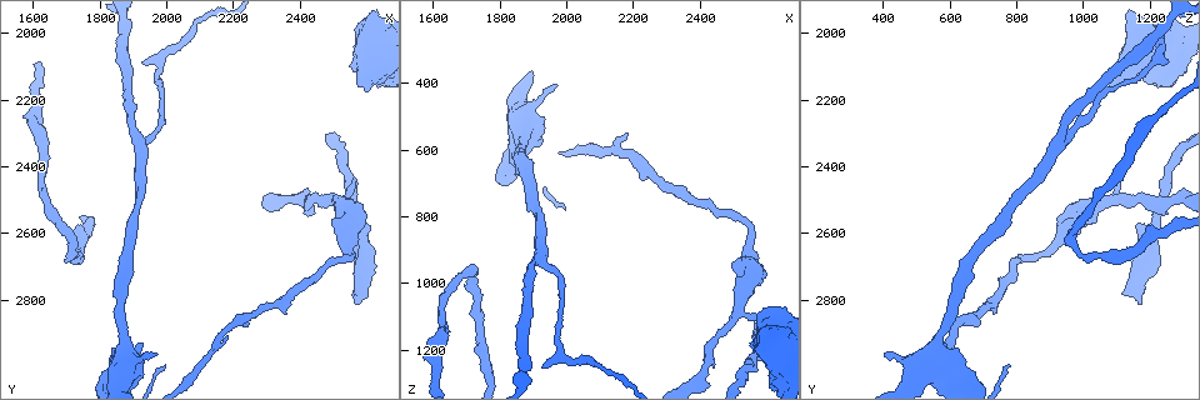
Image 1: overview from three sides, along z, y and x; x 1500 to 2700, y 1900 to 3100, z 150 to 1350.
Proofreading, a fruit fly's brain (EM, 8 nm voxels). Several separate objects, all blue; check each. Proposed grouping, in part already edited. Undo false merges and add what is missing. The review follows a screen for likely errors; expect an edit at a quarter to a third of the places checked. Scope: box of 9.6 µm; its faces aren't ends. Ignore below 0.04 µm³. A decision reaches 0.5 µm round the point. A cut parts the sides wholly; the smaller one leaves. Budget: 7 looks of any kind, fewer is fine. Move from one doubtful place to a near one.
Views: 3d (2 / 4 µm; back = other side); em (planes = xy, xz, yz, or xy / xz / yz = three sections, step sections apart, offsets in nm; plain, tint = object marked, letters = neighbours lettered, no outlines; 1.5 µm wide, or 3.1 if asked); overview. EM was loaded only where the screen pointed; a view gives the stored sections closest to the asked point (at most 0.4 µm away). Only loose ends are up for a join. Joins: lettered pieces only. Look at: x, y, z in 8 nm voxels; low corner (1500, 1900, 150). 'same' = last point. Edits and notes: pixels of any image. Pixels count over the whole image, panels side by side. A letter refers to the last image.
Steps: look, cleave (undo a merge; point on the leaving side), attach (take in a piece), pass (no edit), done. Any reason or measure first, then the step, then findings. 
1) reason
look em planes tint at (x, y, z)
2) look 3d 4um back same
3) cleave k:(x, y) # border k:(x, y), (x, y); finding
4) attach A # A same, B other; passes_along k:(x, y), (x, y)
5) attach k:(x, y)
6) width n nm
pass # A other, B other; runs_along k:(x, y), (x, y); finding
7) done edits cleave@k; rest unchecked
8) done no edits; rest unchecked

narrows sharply
look em planes tint at (1720, 2660, 1000)

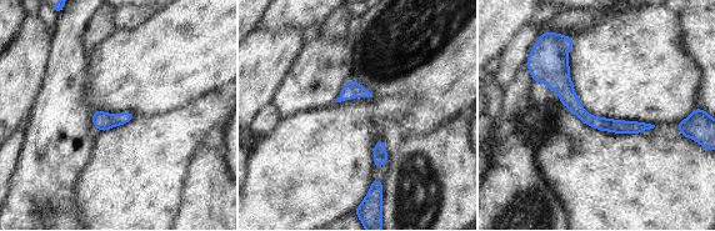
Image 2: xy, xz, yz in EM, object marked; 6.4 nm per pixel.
see the neighbours
look em planes letters same

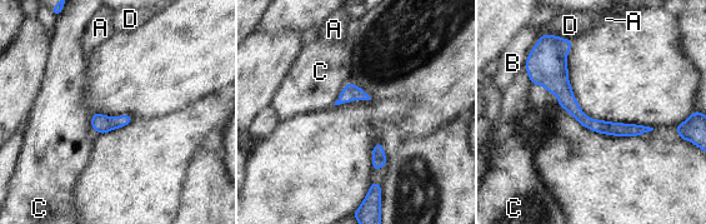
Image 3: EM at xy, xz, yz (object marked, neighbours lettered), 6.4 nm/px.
pass # A other, B other, C other, D other; border 3:(348, 81), (333, 104); one cell here

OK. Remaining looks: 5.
two arms in line, one across
look em xz step 4 tint at (1920, 2320, 930)

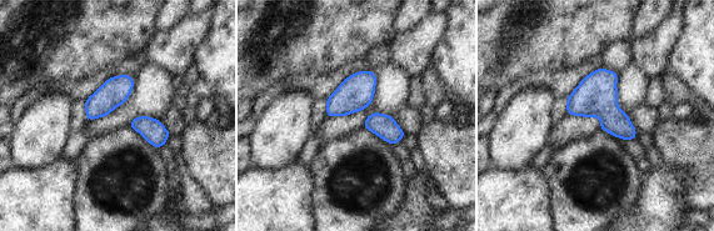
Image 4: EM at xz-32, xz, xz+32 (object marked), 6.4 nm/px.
look em planes letters same

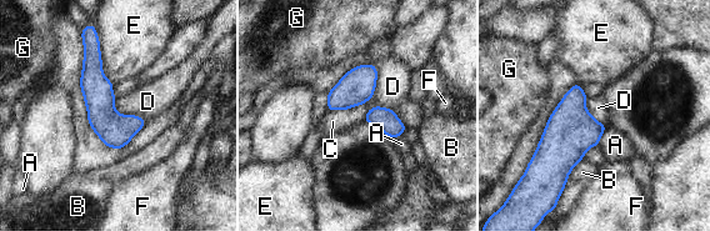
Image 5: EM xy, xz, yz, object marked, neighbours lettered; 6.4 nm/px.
longest_contact E 380 nm
pass # A other, B other, C other, D other, E other, F other, G other; border 5:(375, 65), (373, 96), (345, 110); all the same cell

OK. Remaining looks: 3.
calibre changes
look em xz step 4 tint at (2550, 2650, 880)

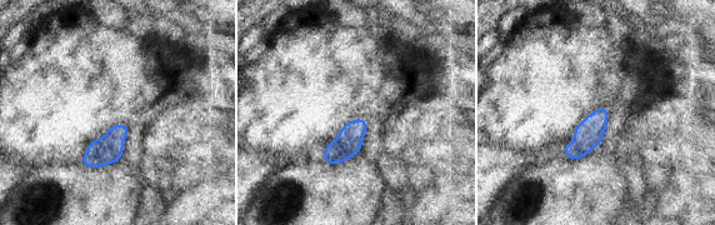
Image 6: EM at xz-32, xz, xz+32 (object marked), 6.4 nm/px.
another direction
look em planes letters same

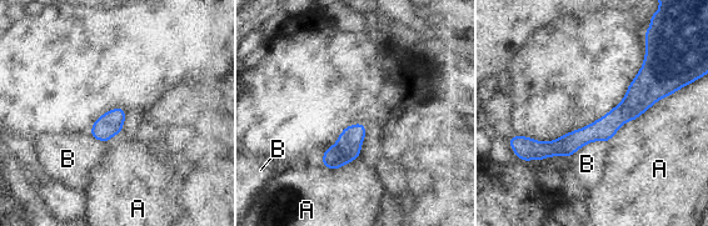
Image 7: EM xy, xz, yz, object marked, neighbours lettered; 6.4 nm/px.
width 150 nm
pass # A other, B other; border 7:(607, 141), (587, 142), (569, 156); one cell here

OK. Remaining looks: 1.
done no edits; rest unchecked

